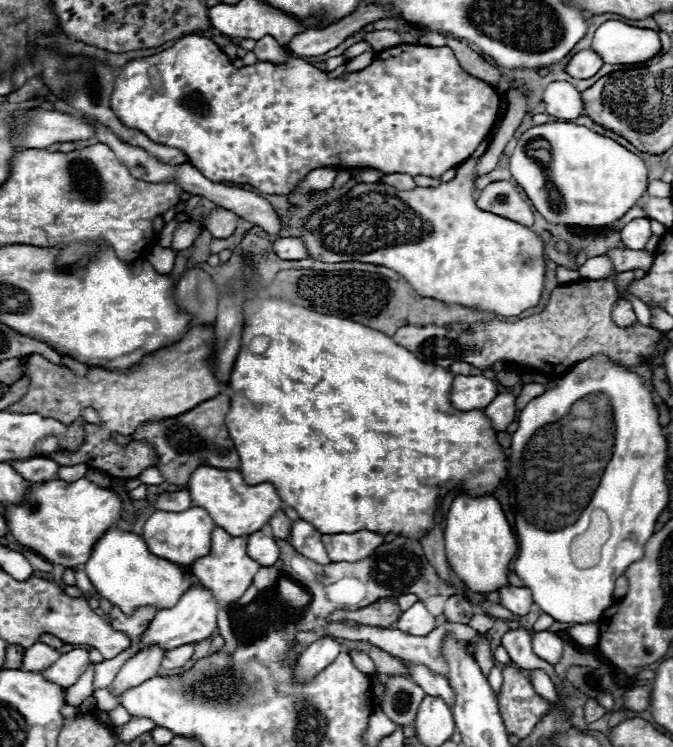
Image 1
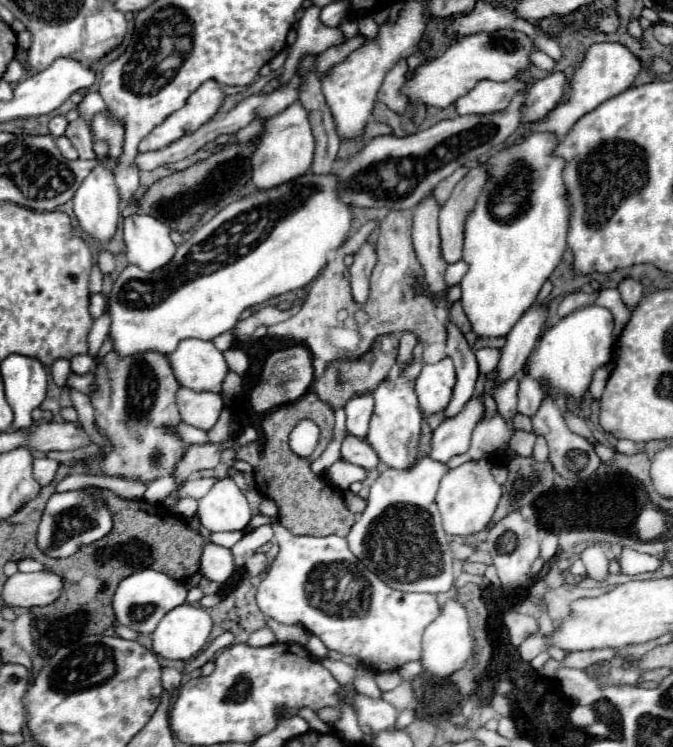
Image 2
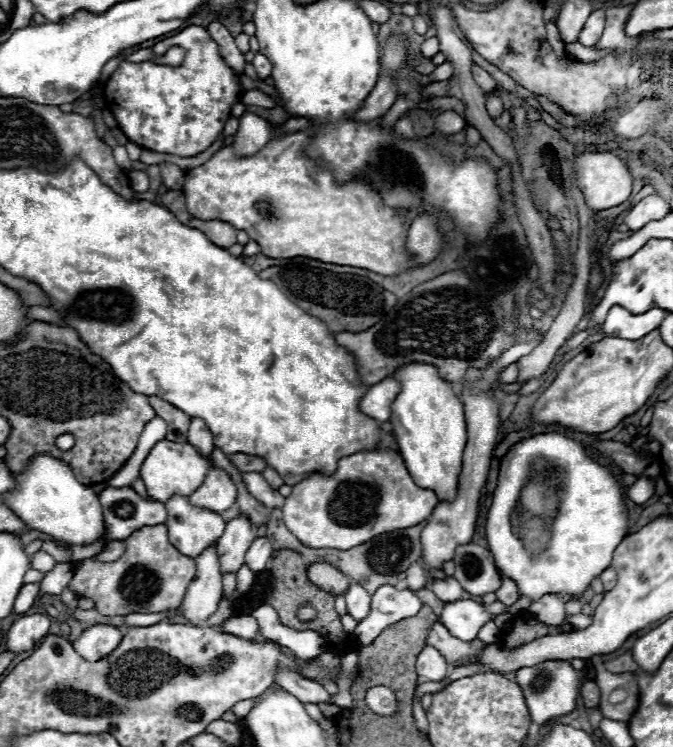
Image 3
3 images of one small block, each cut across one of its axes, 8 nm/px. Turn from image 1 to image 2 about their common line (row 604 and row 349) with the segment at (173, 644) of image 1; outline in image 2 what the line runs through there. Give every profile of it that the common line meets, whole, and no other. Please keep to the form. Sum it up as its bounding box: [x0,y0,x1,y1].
[166,338,228,392]

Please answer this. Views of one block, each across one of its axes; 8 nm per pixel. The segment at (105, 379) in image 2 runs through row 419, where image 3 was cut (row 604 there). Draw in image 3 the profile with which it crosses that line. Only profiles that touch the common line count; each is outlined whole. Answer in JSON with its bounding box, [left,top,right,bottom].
[68,524,196,616]

